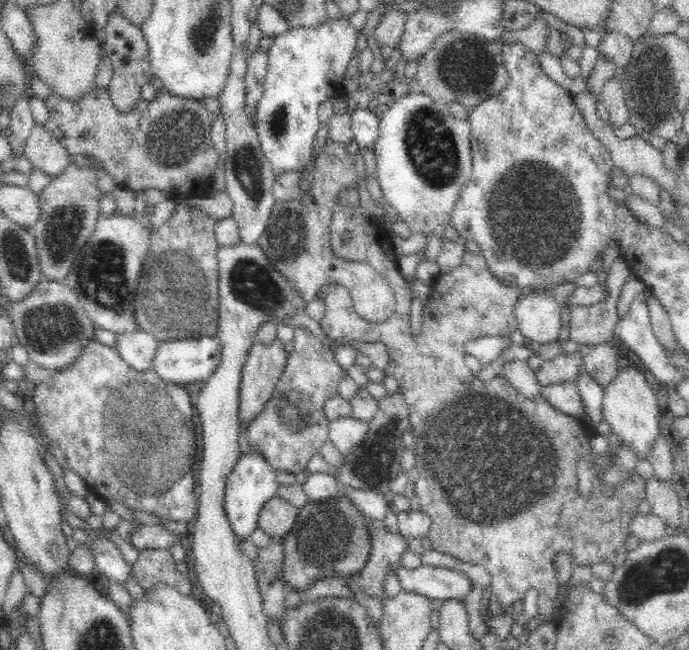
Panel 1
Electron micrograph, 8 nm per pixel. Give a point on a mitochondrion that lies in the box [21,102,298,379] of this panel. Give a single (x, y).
(174, 301)

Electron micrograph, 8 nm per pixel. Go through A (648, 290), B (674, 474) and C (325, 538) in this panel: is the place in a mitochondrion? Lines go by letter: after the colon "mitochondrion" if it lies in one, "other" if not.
A: other
B: other
C: mitochondrion

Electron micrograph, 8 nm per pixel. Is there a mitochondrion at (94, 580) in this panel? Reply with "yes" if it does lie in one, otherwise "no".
no

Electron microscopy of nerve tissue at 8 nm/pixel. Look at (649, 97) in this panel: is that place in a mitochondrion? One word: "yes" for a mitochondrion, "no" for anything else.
yes

